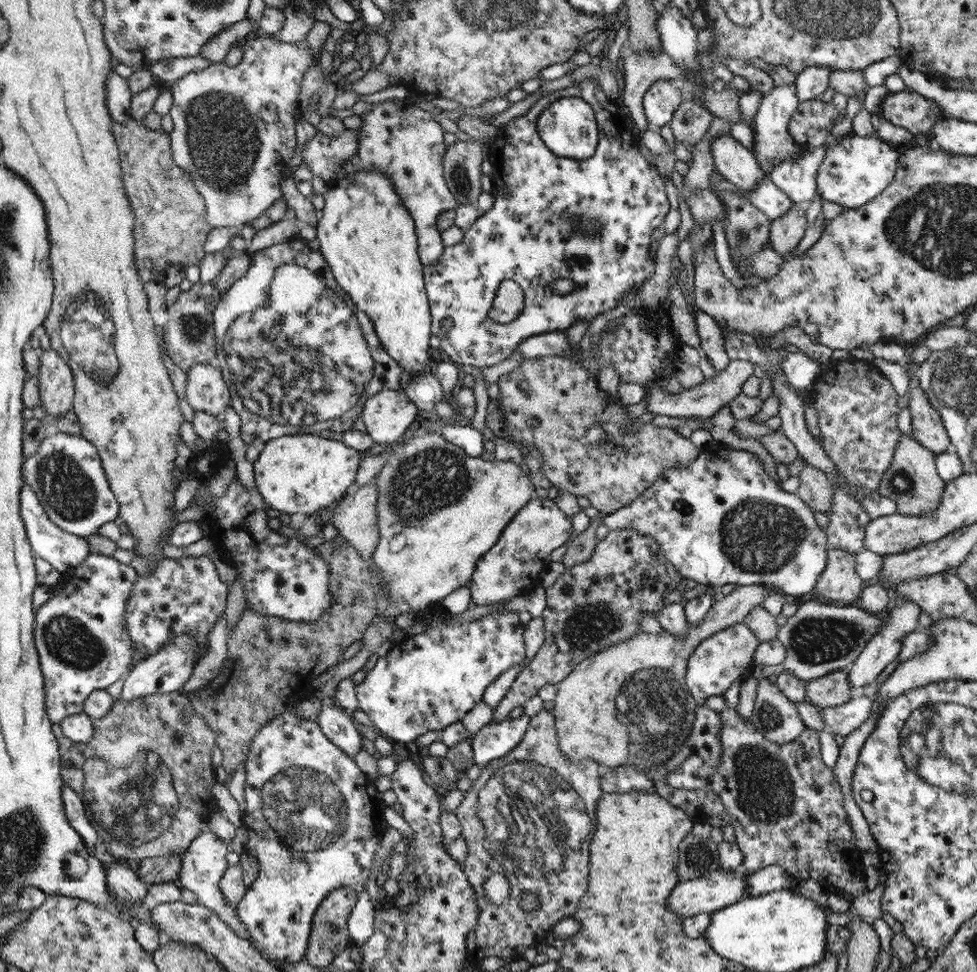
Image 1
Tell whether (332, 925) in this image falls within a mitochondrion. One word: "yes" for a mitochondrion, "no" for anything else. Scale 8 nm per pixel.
yes

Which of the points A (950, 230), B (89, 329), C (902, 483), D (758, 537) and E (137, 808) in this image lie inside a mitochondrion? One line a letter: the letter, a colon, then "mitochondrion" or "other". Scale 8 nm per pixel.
A: mitochondrion
B: mitochondrion
C: mitochondrion
D: mitochondrion
E: mitochondrion

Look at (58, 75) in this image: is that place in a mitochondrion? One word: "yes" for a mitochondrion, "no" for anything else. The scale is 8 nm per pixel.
no

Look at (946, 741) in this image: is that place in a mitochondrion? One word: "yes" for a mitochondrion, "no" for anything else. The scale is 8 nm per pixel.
yes

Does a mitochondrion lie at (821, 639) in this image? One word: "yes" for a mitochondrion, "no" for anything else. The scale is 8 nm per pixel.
yes

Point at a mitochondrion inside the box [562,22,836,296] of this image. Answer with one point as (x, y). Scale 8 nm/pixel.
(742, 235)

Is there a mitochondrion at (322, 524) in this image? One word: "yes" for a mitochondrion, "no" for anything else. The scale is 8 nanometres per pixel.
no

